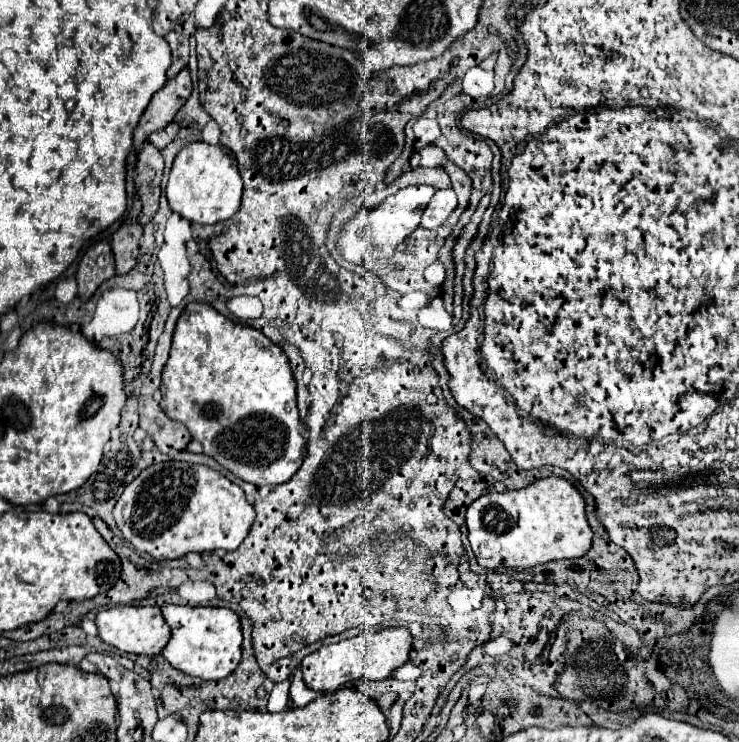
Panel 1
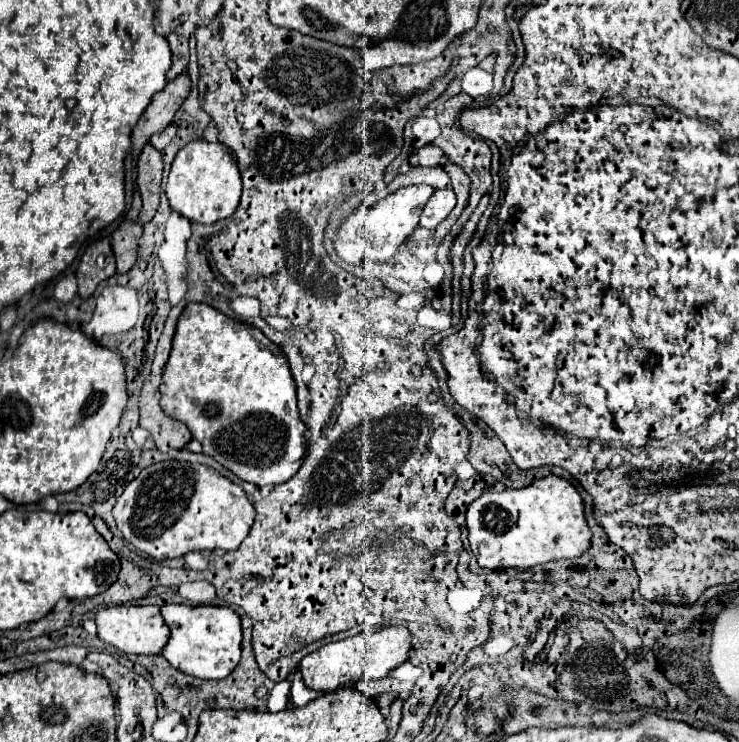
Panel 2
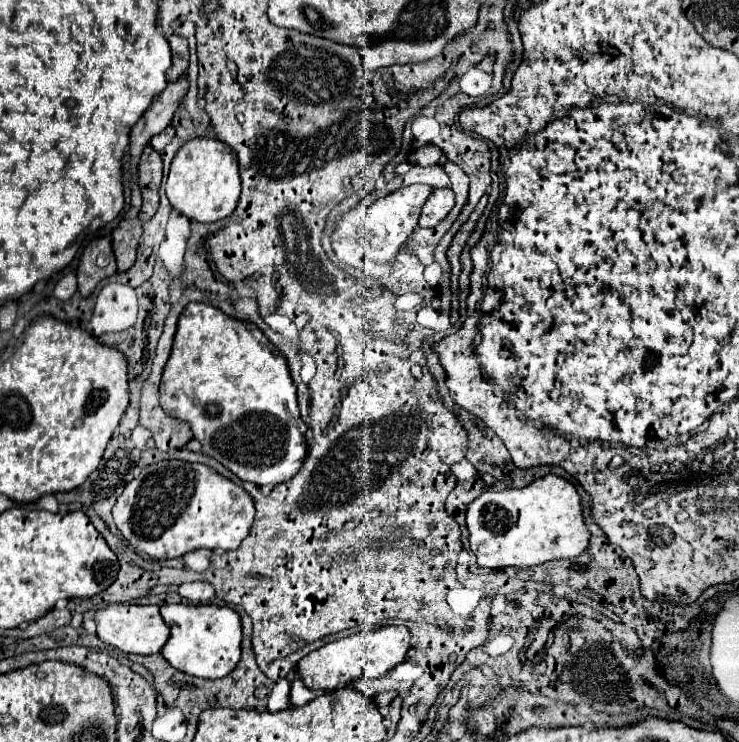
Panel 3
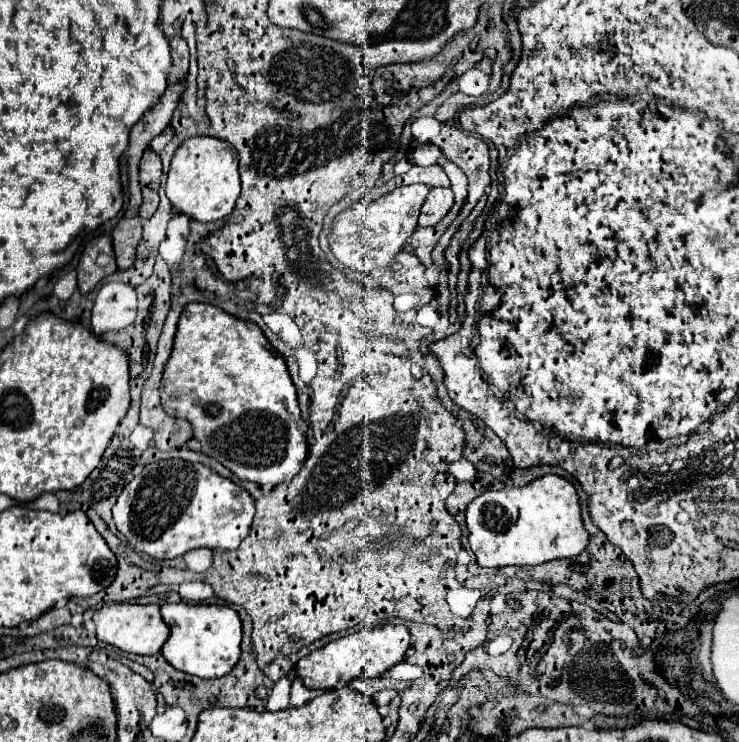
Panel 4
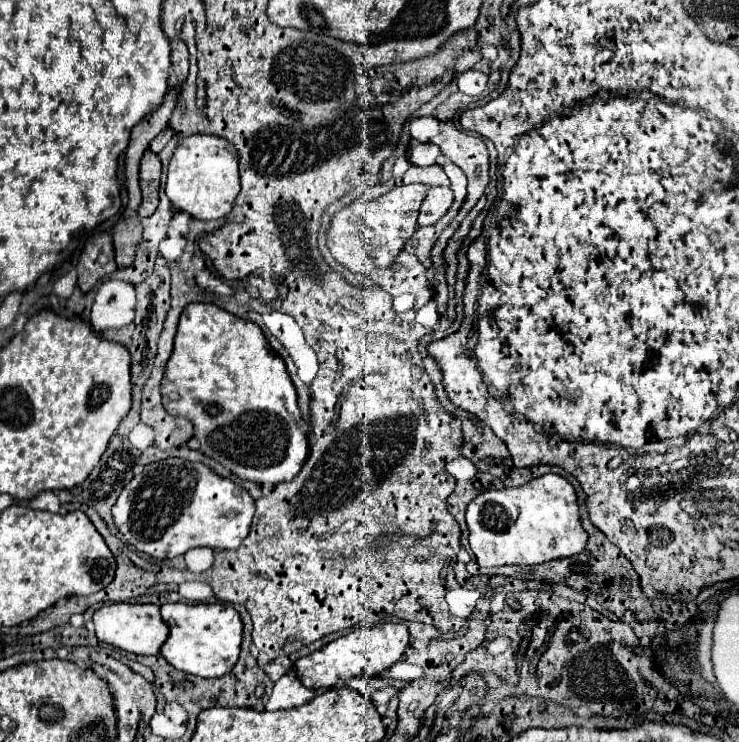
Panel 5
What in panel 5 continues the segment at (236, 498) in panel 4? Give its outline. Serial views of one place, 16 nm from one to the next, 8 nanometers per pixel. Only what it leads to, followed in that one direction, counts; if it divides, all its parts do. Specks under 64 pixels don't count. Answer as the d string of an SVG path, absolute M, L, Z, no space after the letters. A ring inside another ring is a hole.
M166 458L146 464L144 470L126 484L112 514L116 528L134 550L164 560L182 556L200 546L236 550L250 532L254 500L248 490L218 476L200 462Z

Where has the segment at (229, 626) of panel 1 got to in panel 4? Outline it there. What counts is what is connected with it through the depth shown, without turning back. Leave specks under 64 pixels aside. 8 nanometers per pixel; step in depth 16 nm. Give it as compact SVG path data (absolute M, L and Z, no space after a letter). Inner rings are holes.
M164 604L160 608L170 628L170 638L162 646L162 656L180 672L198 678L222 678L240 660L242 622L234 608L218 604Z

